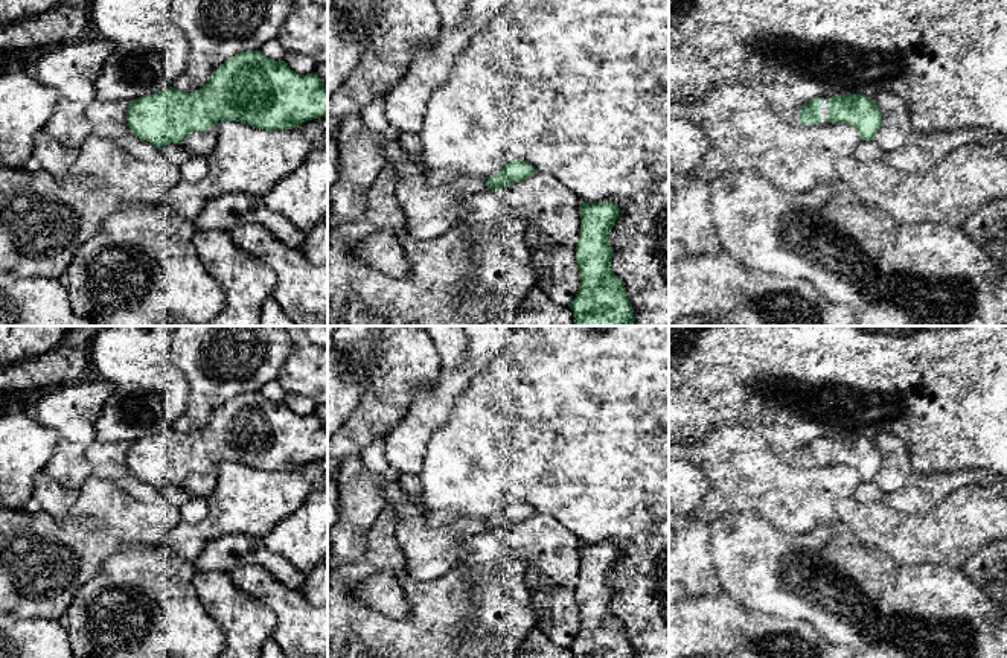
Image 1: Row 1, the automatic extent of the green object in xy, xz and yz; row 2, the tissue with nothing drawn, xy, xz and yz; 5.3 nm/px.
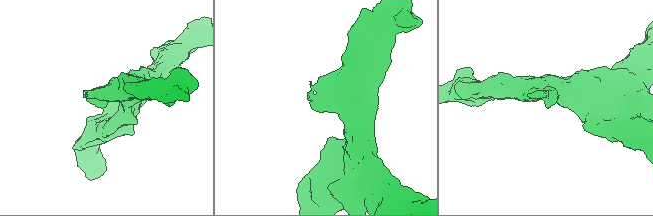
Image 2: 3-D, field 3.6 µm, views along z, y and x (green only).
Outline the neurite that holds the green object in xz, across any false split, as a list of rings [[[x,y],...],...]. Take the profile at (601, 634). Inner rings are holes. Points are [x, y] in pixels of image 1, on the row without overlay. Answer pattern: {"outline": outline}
{"outline": [[[579,542],[580,570],[576,586],[579,632],[570,644],[573,658],[634,658],[623,623],[611,609],[608,576],[619,559],[619,545]]]}

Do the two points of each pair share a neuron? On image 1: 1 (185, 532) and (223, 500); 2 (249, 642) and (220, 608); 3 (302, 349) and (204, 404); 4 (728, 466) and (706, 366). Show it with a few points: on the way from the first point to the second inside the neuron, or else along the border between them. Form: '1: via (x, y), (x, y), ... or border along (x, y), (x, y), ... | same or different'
1: via (197, 532), (220, 512) | same
2: via (244, 634), (227, 616) | same
3: border along (291, 341), (288, 358), (276, 378) | different
4: border along (754, 431), (715, 427), (696, 442), (686, 442) | different

